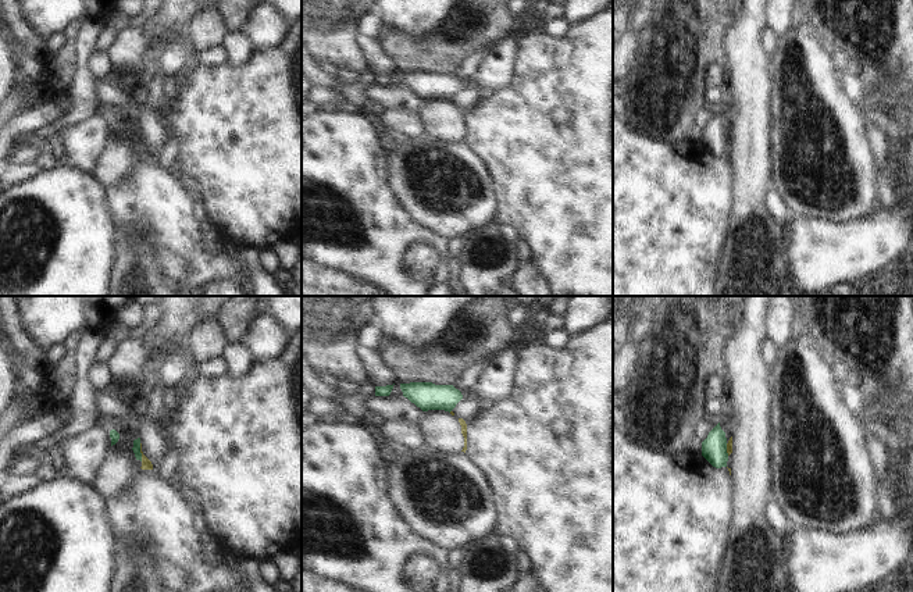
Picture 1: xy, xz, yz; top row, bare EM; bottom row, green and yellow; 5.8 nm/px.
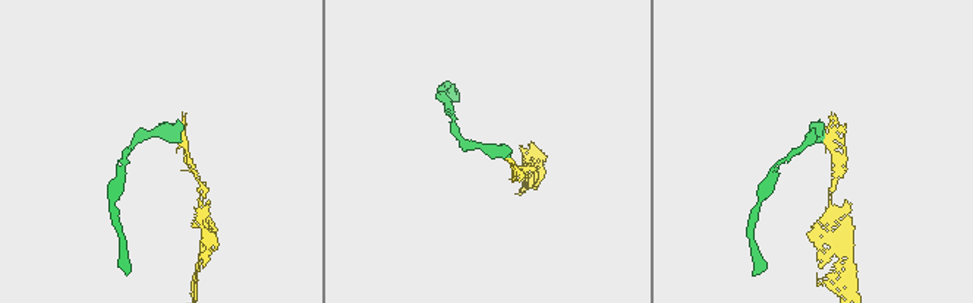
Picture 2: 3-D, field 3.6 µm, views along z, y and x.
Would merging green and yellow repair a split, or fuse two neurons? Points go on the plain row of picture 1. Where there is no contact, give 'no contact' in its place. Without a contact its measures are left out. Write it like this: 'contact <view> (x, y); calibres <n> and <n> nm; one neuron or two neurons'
contact xy (139, 141); calibres 50 and 60 nm; two neurons

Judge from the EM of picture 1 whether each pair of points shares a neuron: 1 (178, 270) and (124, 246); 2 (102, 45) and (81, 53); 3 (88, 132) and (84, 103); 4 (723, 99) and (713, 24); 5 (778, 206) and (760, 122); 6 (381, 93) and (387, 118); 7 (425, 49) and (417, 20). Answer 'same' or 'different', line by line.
1: different
2: different
3: different
4: different
5: different
6: different
7: different

